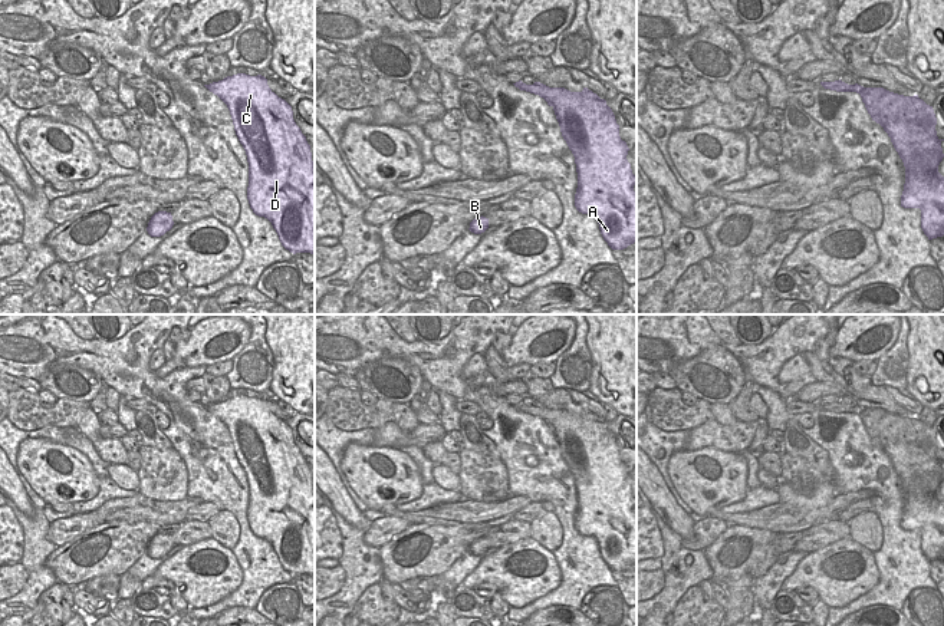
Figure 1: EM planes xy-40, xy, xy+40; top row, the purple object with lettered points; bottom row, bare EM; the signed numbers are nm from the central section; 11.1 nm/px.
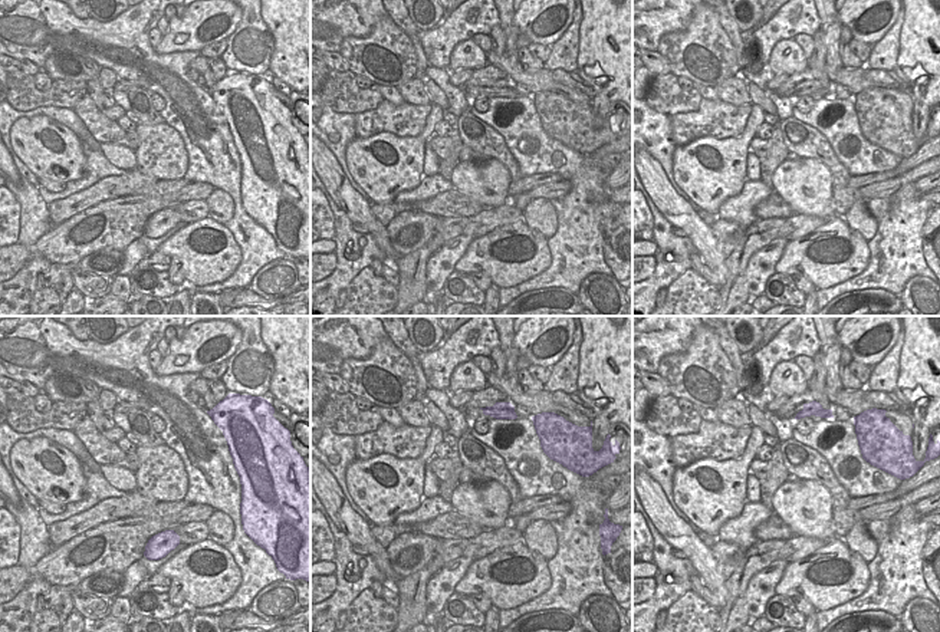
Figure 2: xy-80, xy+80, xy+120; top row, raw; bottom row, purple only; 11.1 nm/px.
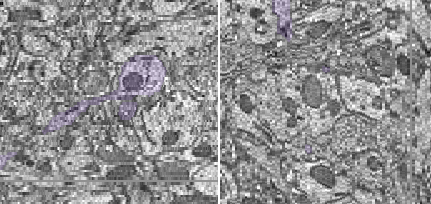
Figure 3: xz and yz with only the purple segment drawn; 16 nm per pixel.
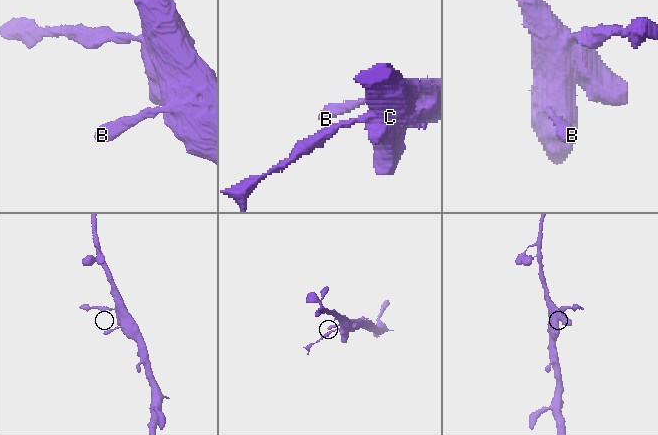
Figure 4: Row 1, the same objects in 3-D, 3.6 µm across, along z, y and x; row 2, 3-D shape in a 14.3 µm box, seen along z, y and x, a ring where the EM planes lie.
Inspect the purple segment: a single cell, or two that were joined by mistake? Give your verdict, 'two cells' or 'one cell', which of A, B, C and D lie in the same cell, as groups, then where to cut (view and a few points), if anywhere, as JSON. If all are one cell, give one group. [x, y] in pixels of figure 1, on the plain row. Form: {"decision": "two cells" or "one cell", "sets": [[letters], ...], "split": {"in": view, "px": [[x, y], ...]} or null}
{"decision": "one cell", "sets": [["A", "B", "C", "D"]], "split": null}

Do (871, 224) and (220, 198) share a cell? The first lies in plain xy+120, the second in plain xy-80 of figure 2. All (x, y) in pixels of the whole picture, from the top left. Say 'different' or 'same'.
same

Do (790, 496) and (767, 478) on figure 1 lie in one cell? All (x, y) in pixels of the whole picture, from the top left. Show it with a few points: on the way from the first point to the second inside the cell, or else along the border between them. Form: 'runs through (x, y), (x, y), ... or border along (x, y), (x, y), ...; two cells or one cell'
border along (780, 483), (775, 488); two cells

